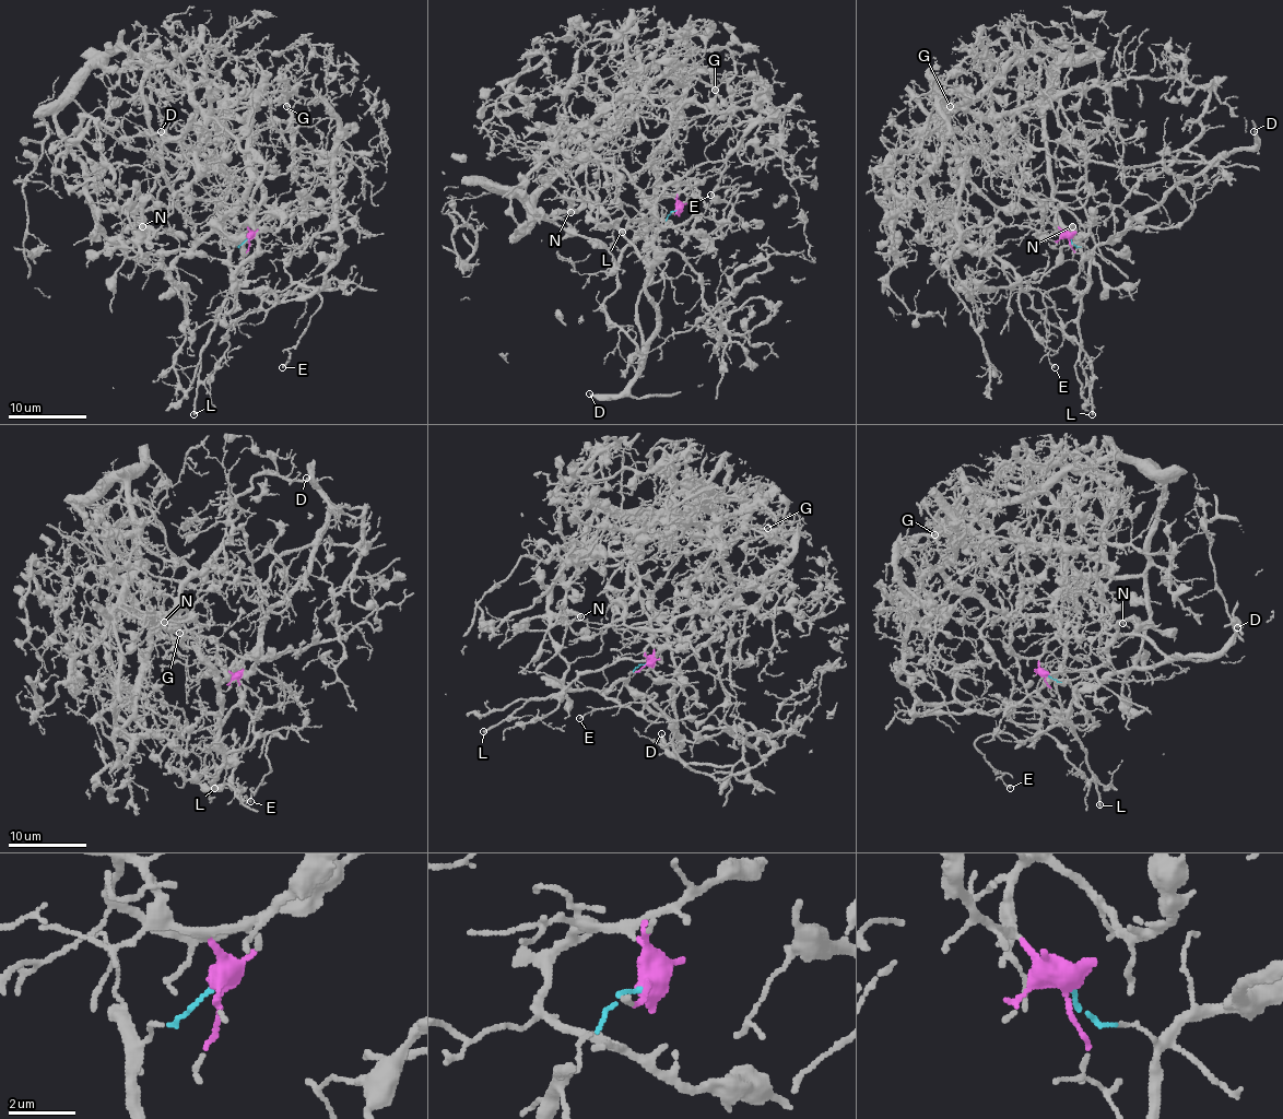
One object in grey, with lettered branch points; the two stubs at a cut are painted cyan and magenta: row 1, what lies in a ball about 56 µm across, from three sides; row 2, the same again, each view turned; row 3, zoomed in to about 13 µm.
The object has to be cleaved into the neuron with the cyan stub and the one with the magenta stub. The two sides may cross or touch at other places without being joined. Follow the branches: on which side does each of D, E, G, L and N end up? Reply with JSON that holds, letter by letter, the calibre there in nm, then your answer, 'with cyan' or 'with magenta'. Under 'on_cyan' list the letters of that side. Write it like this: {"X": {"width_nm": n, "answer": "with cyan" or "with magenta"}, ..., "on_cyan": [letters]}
{"D": {"width_nm": 220, "answer": "with cyan"}, "E": {"width_nm": 140, "answer": "with cyan"}, "G": {"width_nm": 150, "answer": "with magenta"}, "L": {"width_nm": 220, "answer": "with cyan"}, "N": {"width_nm": 240, "answer": "with magenta"}, "on_cyan": ["D", "E", "L"]}

